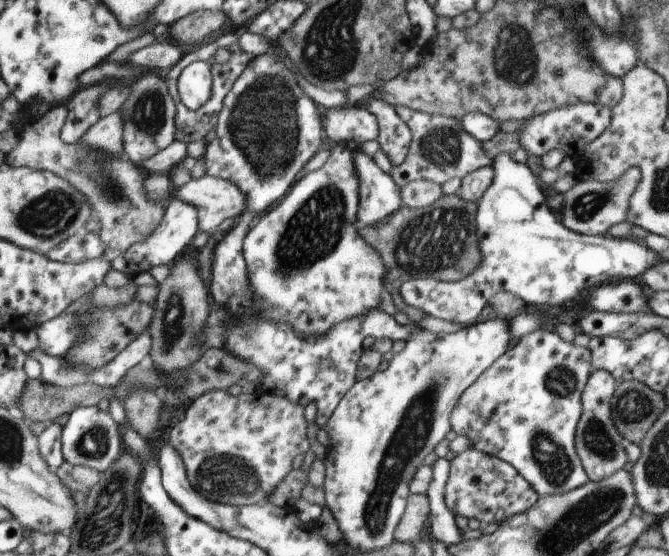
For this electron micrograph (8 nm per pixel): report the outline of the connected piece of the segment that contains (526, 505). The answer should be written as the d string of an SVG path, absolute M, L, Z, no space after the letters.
M473 446L450 461L448 482L445 486L444 502L454 516L474 518L482 526L497 522L500 524L515 514L530 510L538 502L539 494L522 478L522 475L508 462L480 452Z

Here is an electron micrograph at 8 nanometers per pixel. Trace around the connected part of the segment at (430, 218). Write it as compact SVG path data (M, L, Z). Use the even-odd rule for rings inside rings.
M457 193L442 195L438 200L420 209L401 206L386 220L372 226L360 224L358 234L362 240L378 252L386 266L384 284L399 311L406 313L410 321L426 318L423 310L410 307L399 292L402 283L413 278L429 278L456 282L470 276L482 262L478 248L476 226L476 202L466 202Z

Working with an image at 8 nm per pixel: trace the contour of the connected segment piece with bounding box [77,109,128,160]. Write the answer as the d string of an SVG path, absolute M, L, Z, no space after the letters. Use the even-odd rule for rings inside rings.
M118 109L112 114L99 119L94 126L90 126L88 132L77 142L84 142L90 148L104 150L106 154L128 160L122 142L122 122L124 122L124 118L122 118L120 109Z

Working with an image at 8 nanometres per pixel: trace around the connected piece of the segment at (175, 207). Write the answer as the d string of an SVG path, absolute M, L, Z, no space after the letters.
M172 198L166 204L164 218L160 222L160 226L144 242L138 242L138 244L130 246L120 256L116 256L111 261L112 268L126 274L132 282L136 276L142 272L149 272L150 268L154 268L154 266L168 265L168 262L173 262L174 258L192 242L192 238L194 239L198 232L198 210L188 202Z

